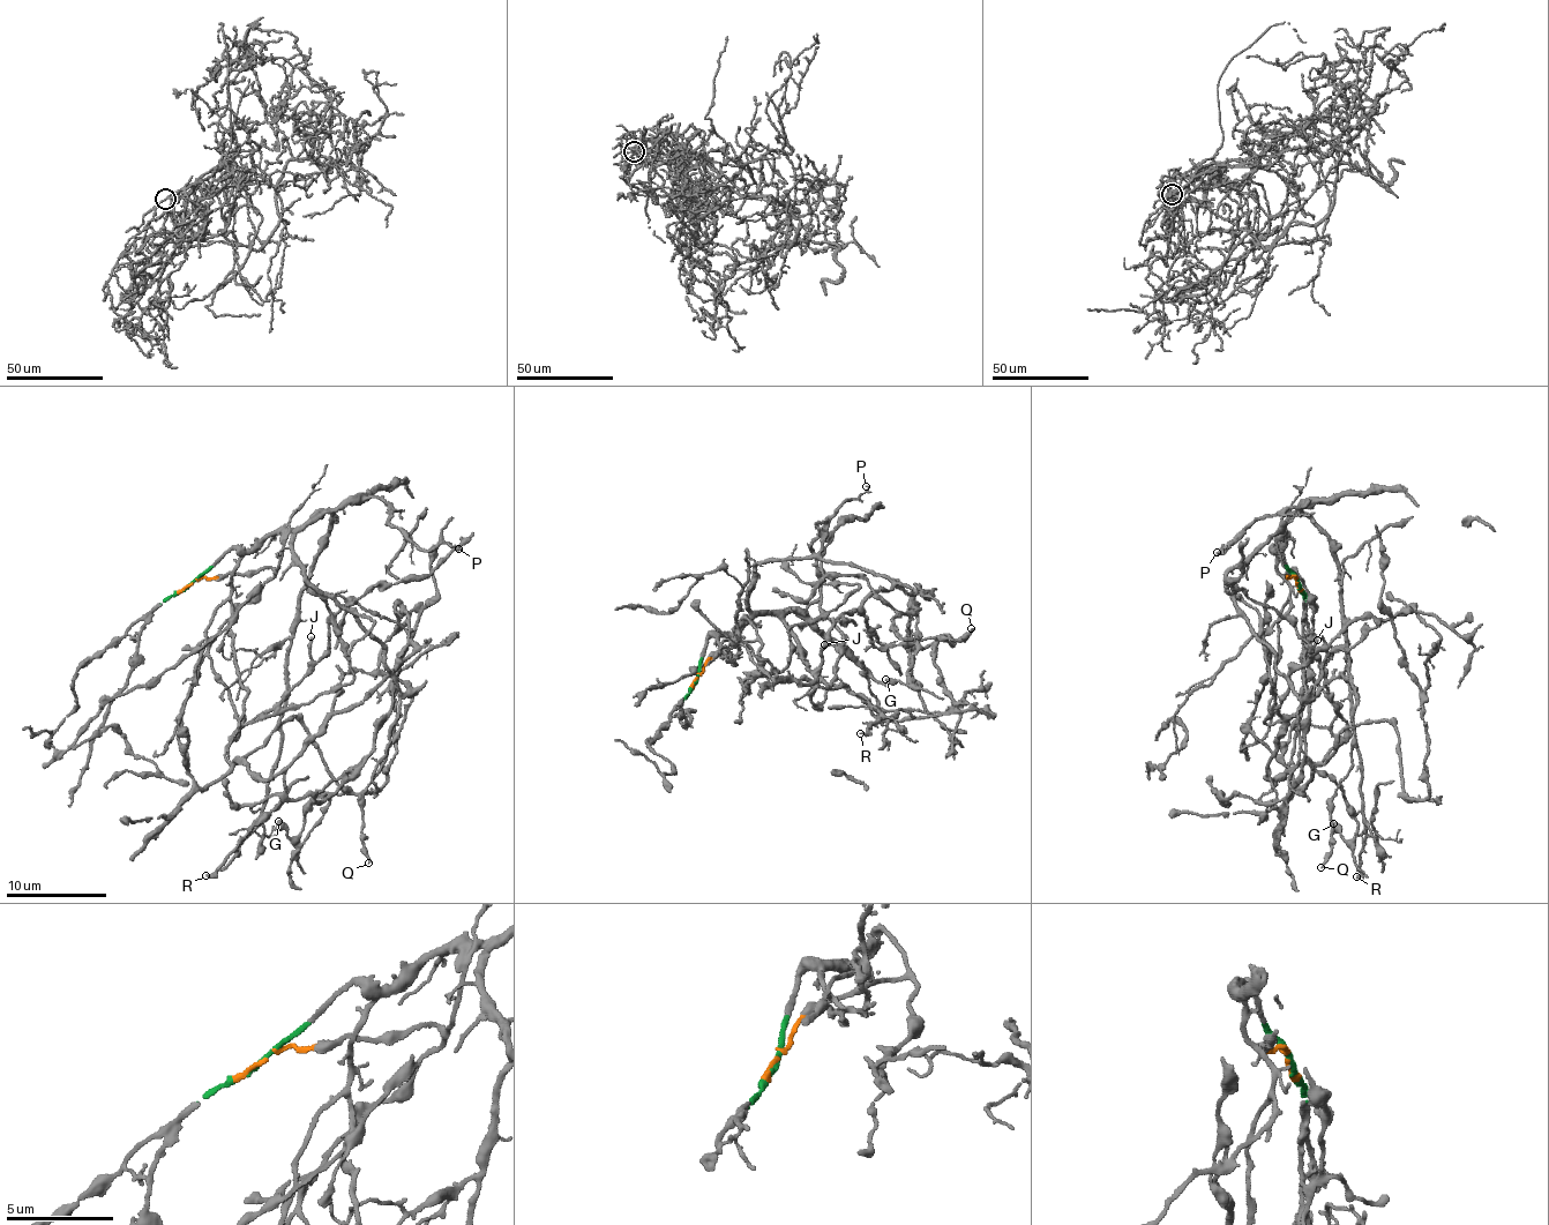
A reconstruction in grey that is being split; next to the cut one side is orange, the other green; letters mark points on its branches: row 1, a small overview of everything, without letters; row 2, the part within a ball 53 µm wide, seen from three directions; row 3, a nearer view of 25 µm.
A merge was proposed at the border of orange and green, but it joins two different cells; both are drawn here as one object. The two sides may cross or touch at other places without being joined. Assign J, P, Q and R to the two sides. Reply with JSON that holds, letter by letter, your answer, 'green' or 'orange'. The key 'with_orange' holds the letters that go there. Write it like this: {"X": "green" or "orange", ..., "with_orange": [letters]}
{"J": "orange", "P": "green", "Q": "orange", "R": "green", "with_orange": ["J", "Q"]}

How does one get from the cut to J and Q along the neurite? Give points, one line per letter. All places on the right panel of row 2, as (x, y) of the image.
J: (1297, 584), (1287, 576), (1296, 567), (1314, 609), (1301, 719), (1281, 762), (1299, 785), (1347, 729), (1316, 639)
Q: (1297, 584), (1314, 609), (1281, 762), (1314, 774), (1270, 777), (1285, 722), (1336, 677), (1357, 696), (1322, 868)

